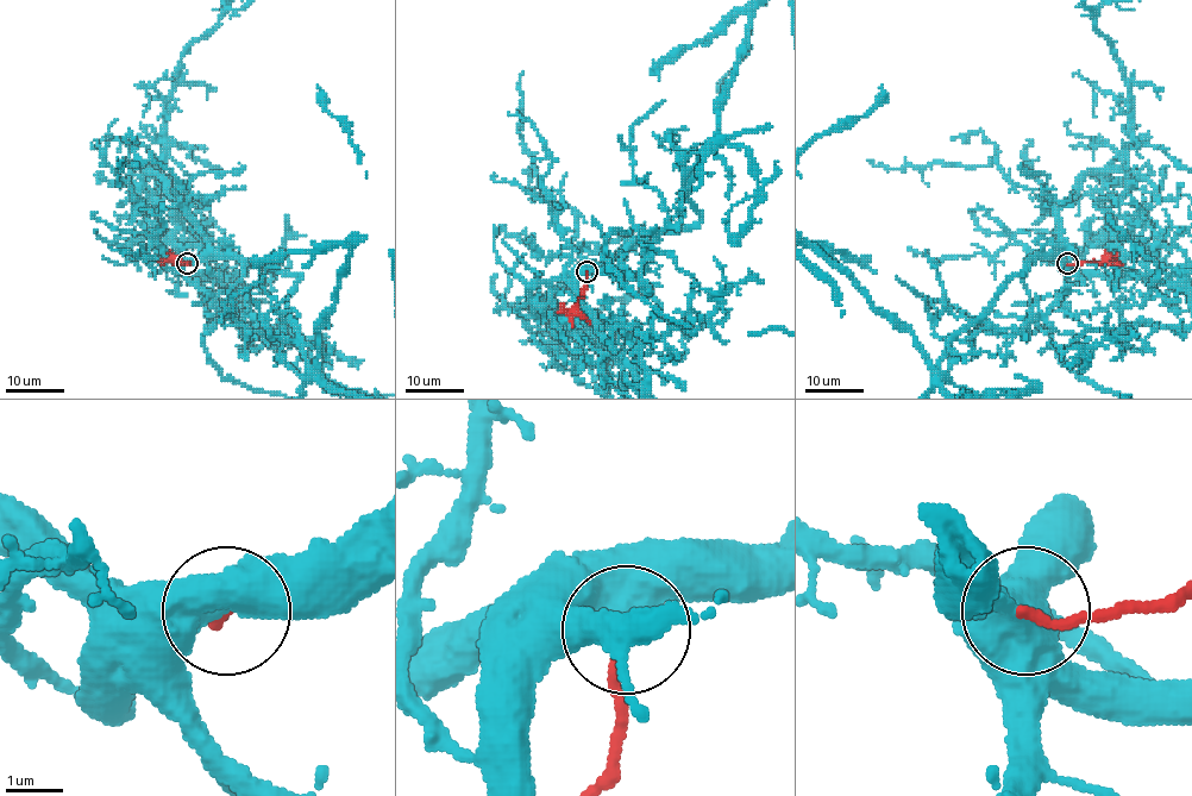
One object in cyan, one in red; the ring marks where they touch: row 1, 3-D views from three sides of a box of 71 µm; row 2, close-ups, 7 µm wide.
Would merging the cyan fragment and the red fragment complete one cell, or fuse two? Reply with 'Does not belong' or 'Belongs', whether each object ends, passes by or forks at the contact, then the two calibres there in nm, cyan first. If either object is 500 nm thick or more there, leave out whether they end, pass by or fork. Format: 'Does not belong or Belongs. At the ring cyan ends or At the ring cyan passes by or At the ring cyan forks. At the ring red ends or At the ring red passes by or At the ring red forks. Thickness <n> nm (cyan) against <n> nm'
Does not belong. Thickness 700 nm (cyan) against 160 nm

